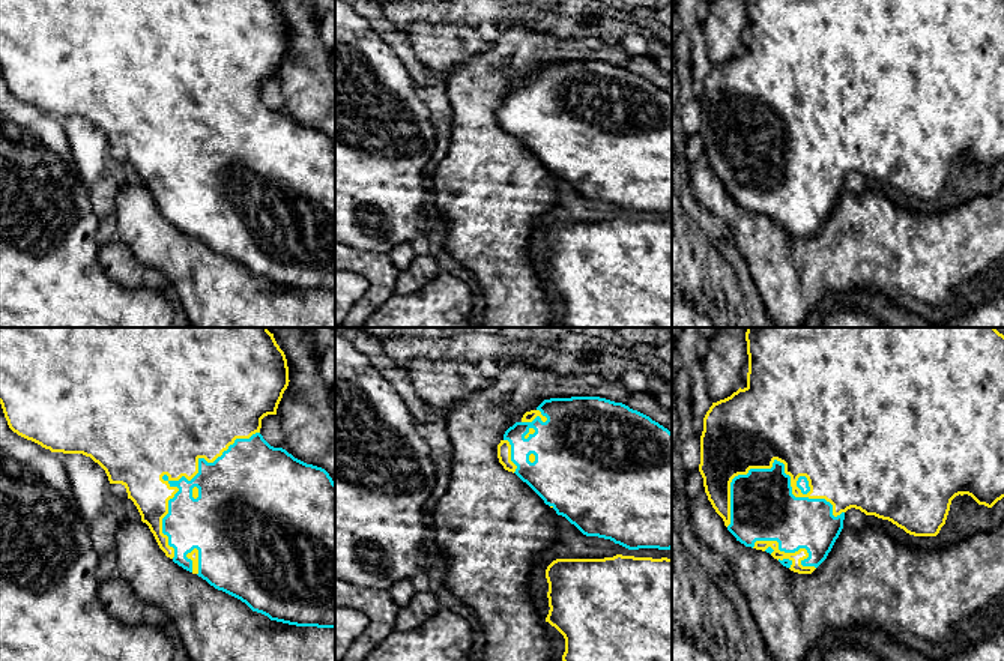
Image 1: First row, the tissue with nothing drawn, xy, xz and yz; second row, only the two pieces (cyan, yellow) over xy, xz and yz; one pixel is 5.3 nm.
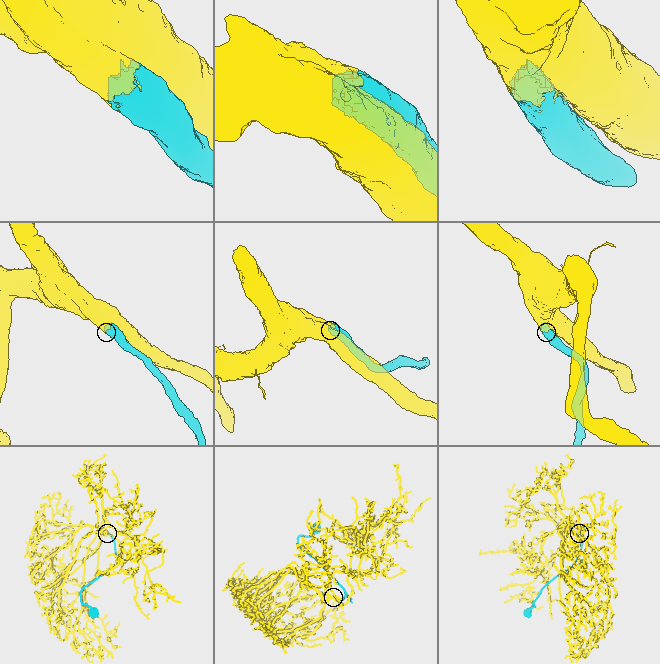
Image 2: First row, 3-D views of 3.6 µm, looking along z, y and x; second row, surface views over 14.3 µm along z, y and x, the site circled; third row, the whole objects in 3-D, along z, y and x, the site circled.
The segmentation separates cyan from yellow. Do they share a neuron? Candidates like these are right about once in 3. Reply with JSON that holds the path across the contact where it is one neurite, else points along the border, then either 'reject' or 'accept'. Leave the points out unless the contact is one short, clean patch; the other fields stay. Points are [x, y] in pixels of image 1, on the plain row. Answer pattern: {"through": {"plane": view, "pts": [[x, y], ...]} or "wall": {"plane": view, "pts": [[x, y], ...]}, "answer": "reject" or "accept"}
{"answer": "accept"}

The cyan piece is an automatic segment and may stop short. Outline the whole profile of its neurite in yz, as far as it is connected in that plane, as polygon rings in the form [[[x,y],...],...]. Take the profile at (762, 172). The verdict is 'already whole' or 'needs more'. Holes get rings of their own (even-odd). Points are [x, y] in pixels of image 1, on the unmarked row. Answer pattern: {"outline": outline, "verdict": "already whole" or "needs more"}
{"outline": [[[745,0],[745,5],[747,50],[706,75],[699,128],[708,164],[745,210],[770,216],[794,236],[812,237],[831,215],[851,171],[888,183],[909,198],[936,200],[956,159],[968,158],[987,171],[1004,161],[1004,0]]], "verdict": "needs more"}

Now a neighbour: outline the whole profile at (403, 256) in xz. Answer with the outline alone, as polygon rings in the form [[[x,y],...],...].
[[[409,243],[398,245],[388,255],[400,270],[406,270],[416,257]]]

